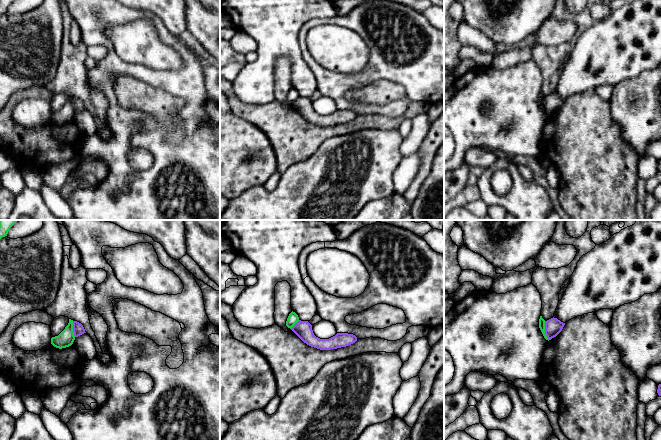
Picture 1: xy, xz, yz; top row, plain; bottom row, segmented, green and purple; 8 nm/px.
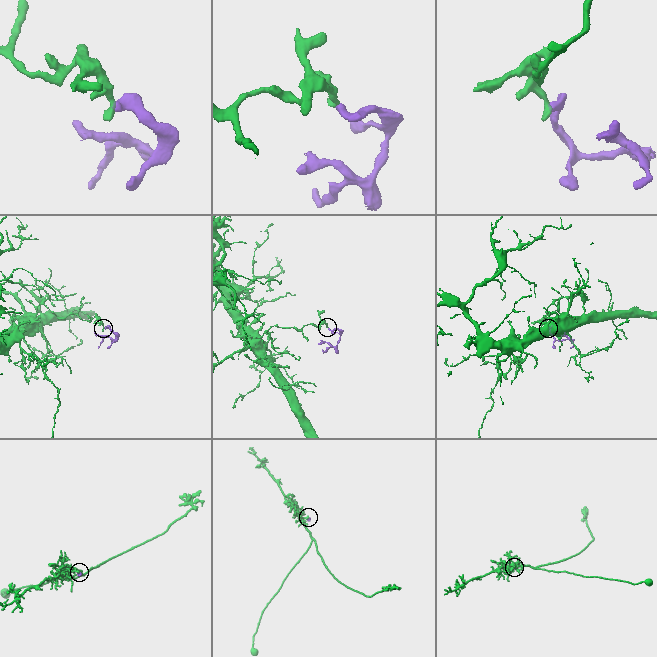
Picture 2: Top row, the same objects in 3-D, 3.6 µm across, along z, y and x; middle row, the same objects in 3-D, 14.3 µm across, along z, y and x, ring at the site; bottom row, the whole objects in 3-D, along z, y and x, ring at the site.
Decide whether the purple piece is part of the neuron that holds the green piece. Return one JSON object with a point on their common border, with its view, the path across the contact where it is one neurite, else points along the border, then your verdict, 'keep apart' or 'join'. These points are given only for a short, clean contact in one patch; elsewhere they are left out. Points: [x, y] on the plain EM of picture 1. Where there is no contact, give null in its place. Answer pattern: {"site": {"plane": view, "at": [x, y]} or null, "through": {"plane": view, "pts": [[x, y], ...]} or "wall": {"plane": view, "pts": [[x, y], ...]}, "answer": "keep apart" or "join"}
{"site": {"plane": "yz", "at": [544, 107]}, "wall": {"plane": "yz", "pts": [[544, 97], [544, 109], [548, 116]]}, "answer": "keep apart"}

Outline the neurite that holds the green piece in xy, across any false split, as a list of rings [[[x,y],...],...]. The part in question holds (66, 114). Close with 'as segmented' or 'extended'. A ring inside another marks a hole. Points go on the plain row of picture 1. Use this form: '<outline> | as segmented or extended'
[[[69,95],[69,99],[65,105],[58,112],[51,114],[51,120],[56,124],[62,125],[71,122],[74,116],[73,96]]] | as segmented

